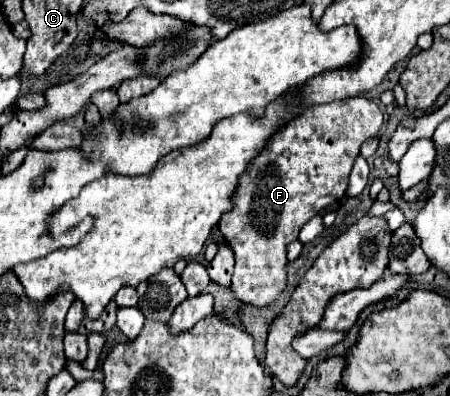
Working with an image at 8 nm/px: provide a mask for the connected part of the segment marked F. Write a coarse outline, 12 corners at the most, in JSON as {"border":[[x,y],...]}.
{"border":[[364,97],[290,119],[240,175],[220,231],[230,291],[264,307],[286,245],[340,201],[384,115]]}

